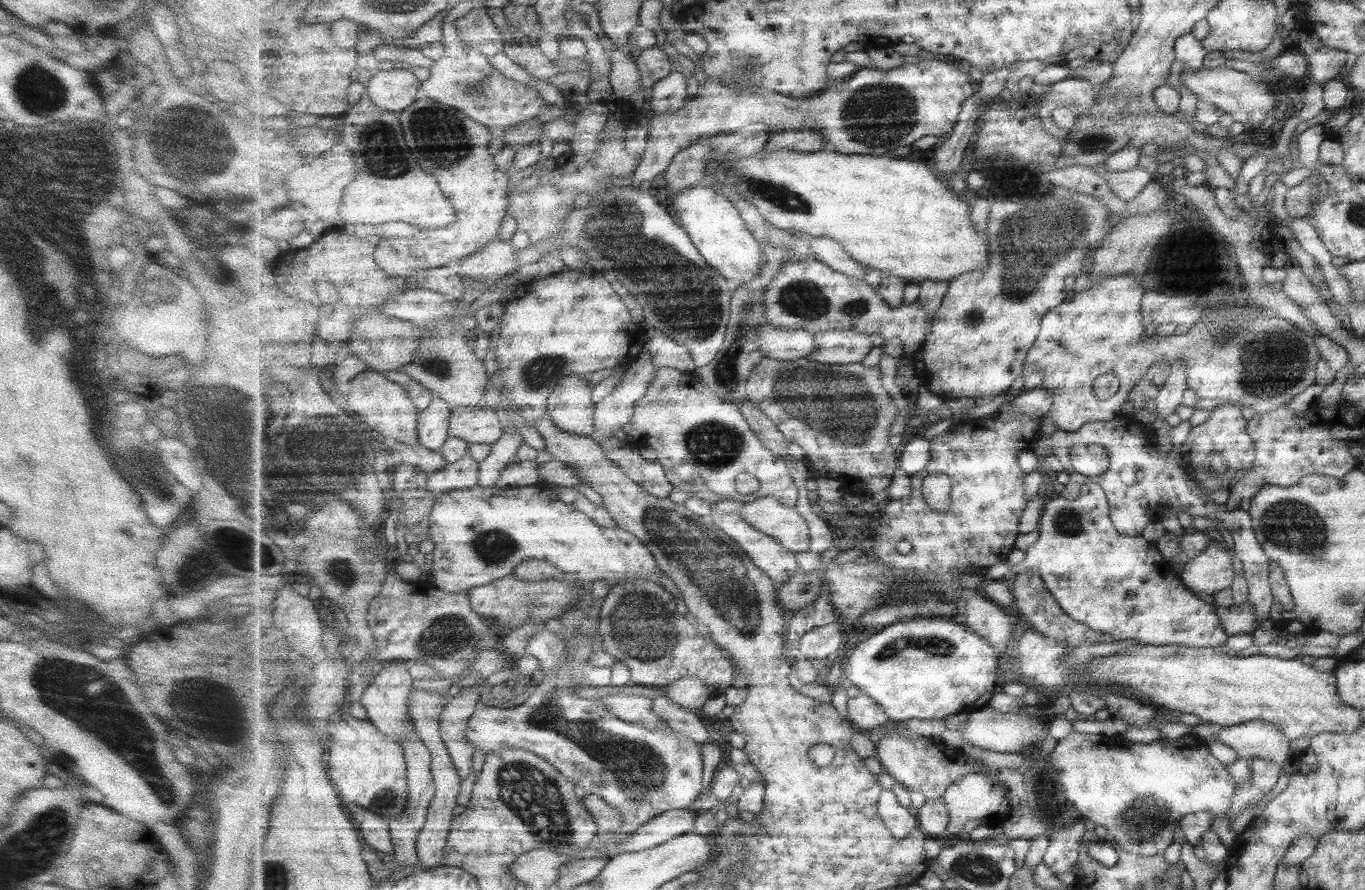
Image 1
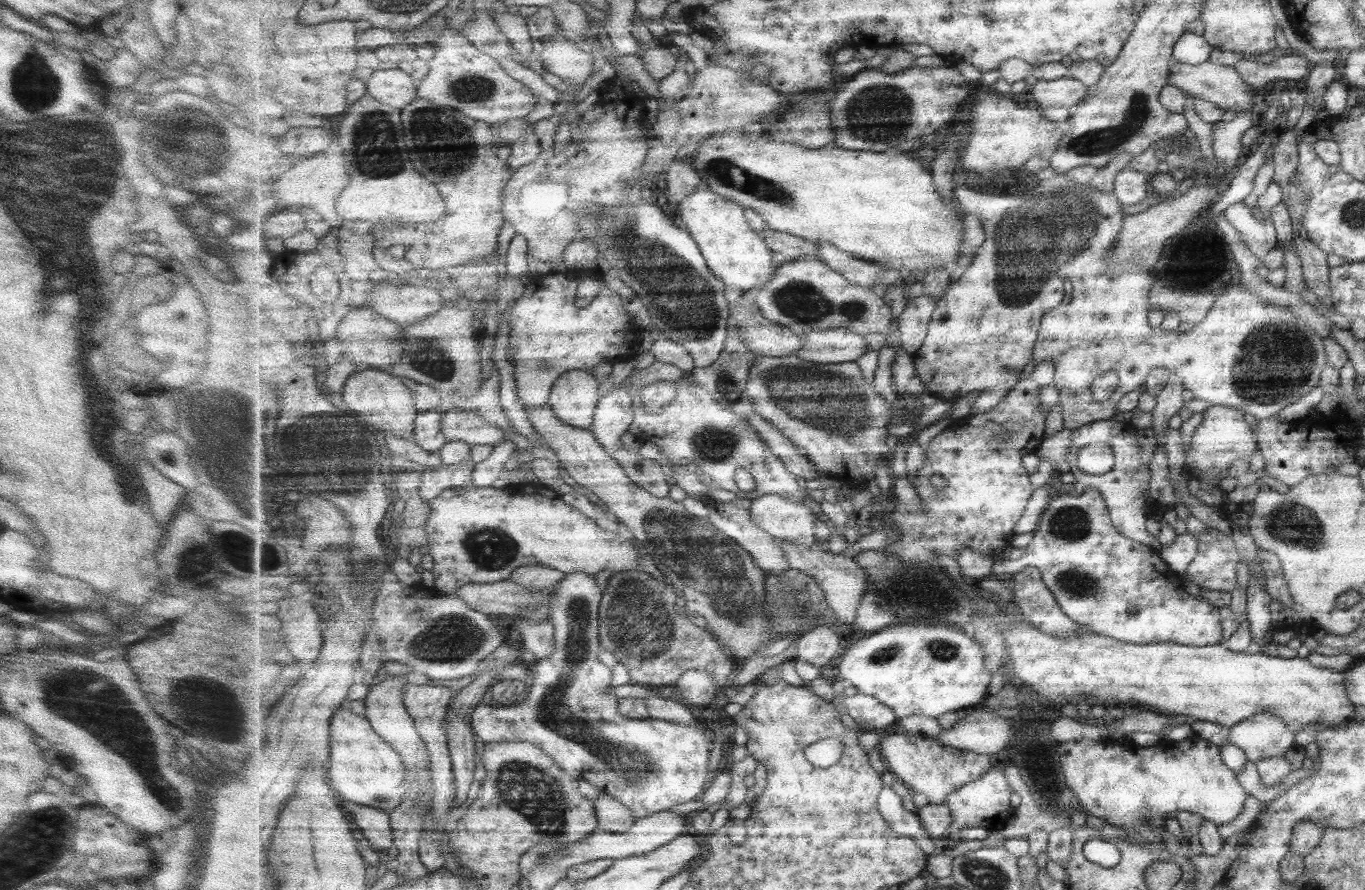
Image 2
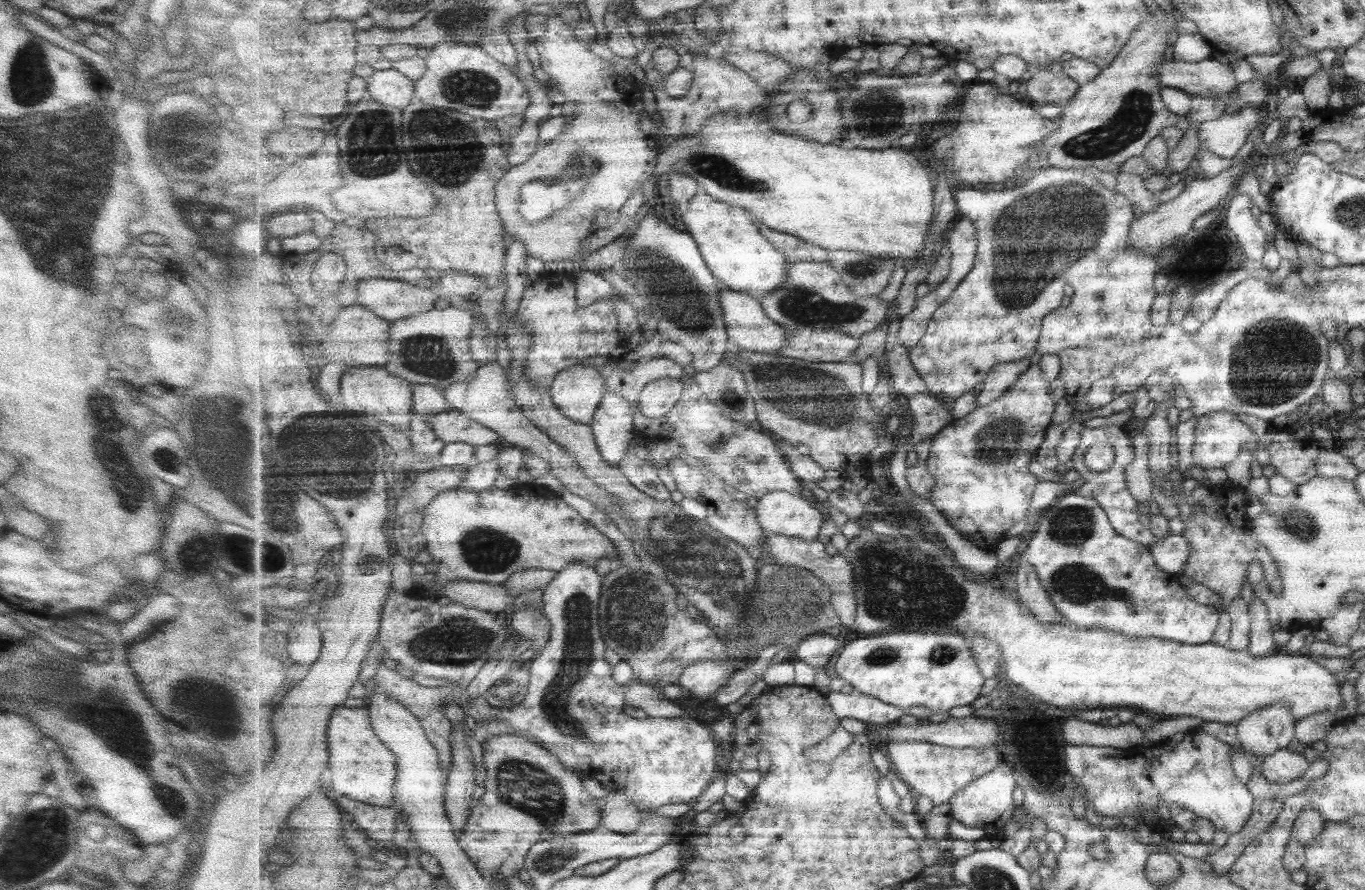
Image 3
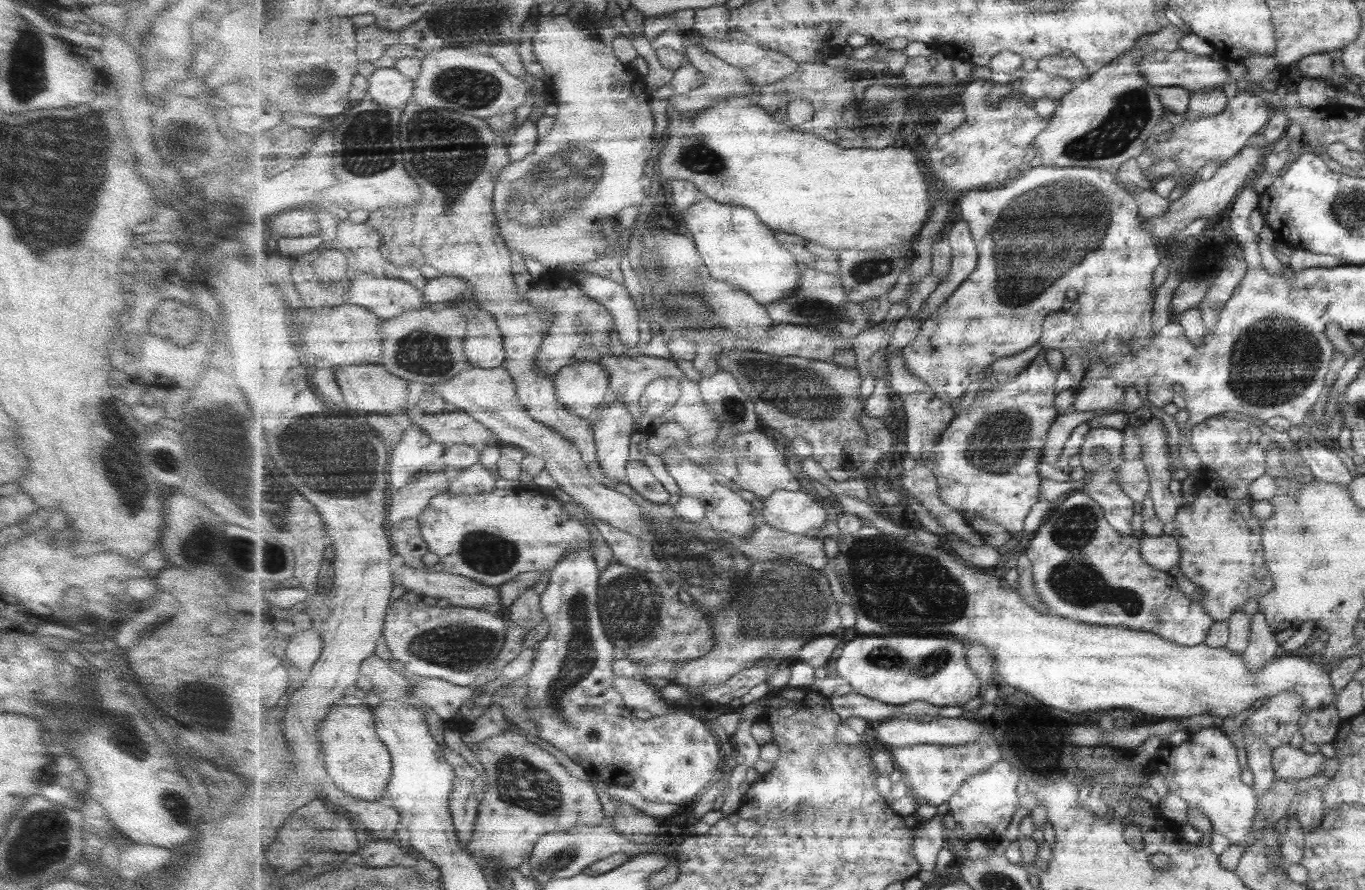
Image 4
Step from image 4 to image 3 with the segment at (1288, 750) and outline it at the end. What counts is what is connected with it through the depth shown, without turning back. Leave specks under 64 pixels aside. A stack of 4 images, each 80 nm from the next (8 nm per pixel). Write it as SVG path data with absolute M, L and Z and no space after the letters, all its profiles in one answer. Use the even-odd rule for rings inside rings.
M1283 748L1261 759L1260 774L1267 782L1285 784L1300 776L1308 765L1303 753Z

